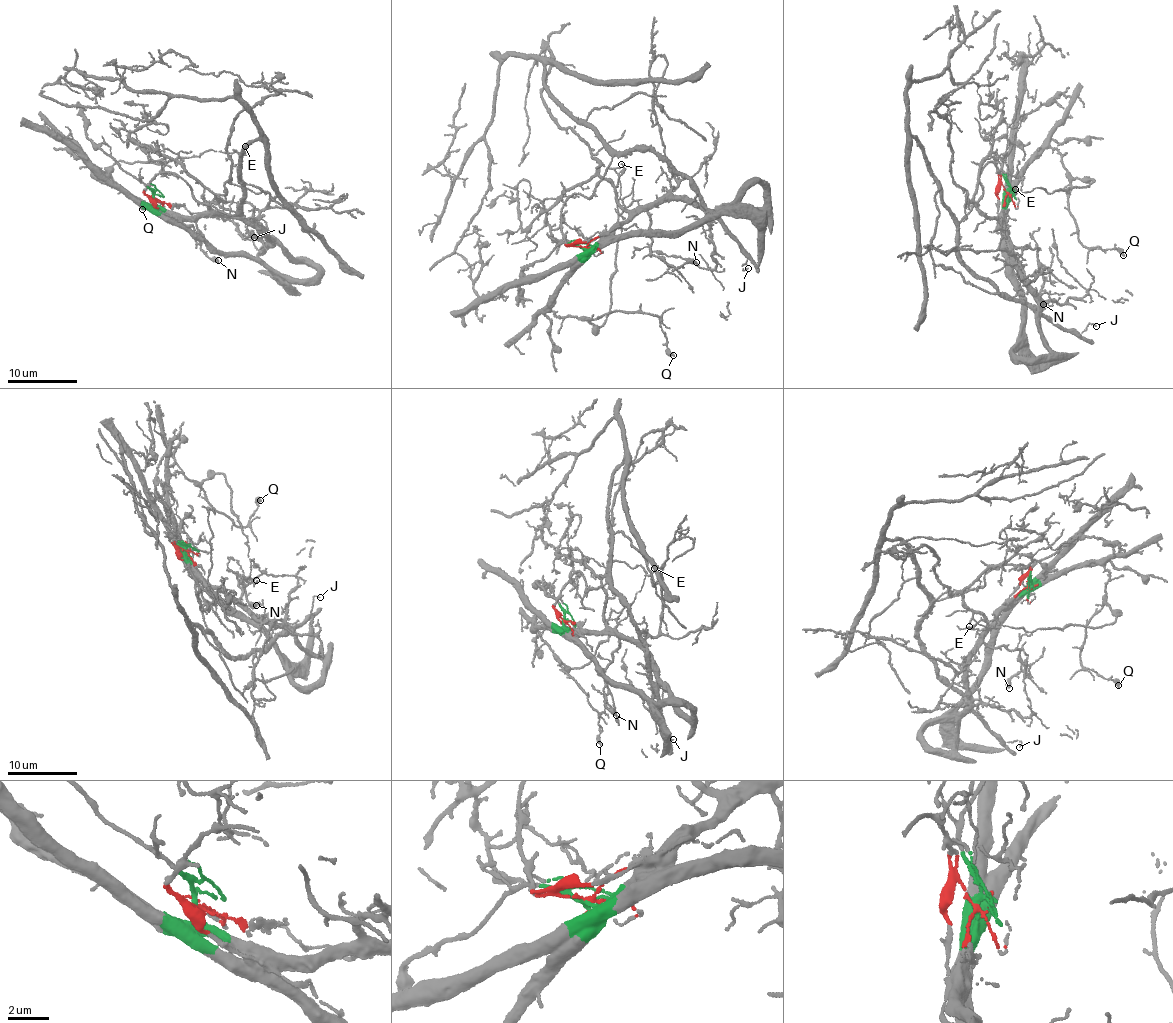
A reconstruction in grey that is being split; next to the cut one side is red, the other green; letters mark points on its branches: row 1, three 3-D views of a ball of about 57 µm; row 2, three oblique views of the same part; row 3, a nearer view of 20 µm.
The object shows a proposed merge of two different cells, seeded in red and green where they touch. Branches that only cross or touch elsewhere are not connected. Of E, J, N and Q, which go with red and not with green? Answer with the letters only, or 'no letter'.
J

